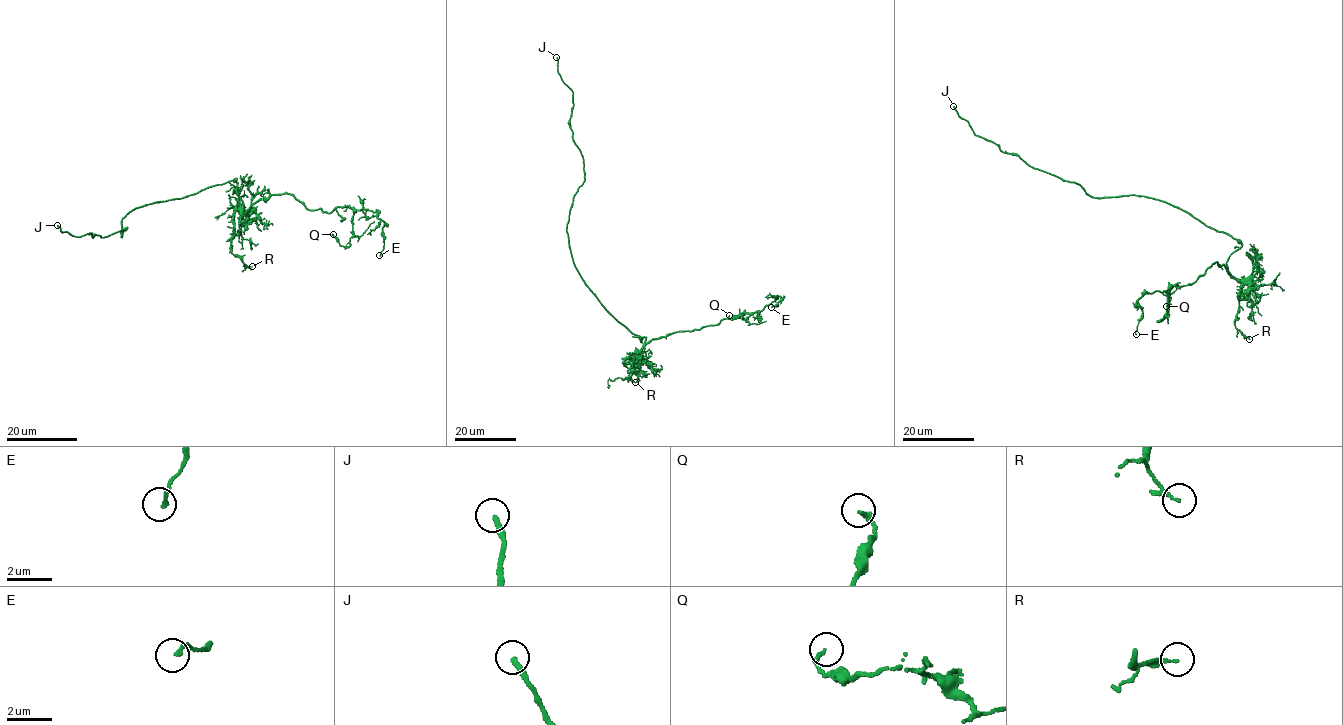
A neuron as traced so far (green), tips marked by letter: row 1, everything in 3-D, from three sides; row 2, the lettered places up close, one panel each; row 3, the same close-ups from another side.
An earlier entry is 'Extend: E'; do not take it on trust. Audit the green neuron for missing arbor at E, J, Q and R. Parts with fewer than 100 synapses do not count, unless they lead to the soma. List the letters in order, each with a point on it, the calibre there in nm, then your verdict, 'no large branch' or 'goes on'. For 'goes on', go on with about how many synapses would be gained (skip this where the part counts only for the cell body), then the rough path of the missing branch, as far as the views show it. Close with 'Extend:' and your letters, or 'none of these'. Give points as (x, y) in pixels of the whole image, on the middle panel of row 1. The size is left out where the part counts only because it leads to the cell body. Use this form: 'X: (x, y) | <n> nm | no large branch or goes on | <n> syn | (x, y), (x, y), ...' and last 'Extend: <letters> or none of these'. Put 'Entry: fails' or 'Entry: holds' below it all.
E: (771, 307) | 150 nm | no large branch
J: (556, 57) | 240 nm | goes on | (556, 57), (550, 46), (524, 27), (546, 12), (564, 11)
Q: (729, 315) | 180 nm | no large branch
R: (635, 382) | 140 nm | no large branch
Extend: J
Entry: fails

